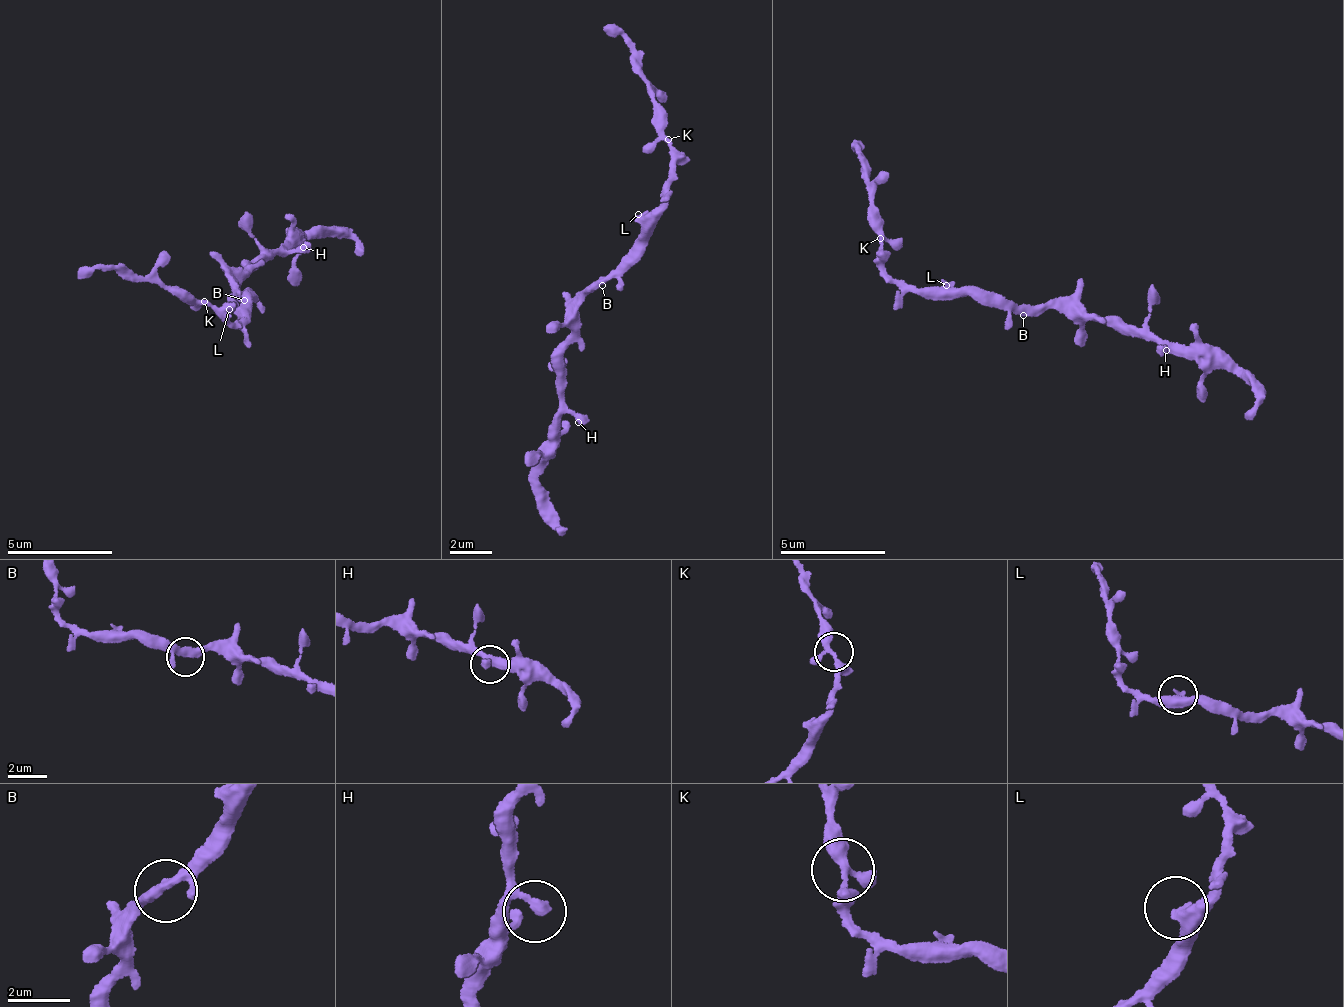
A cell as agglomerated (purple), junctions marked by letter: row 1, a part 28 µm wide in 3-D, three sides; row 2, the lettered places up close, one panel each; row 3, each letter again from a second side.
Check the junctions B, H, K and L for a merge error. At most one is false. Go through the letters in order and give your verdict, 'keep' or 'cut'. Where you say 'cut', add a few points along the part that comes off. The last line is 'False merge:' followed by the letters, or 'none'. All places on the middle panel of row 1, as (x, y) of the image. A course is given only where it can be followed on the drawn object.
B: keep
H: keep
K: keep
L: keep
False merge: none

